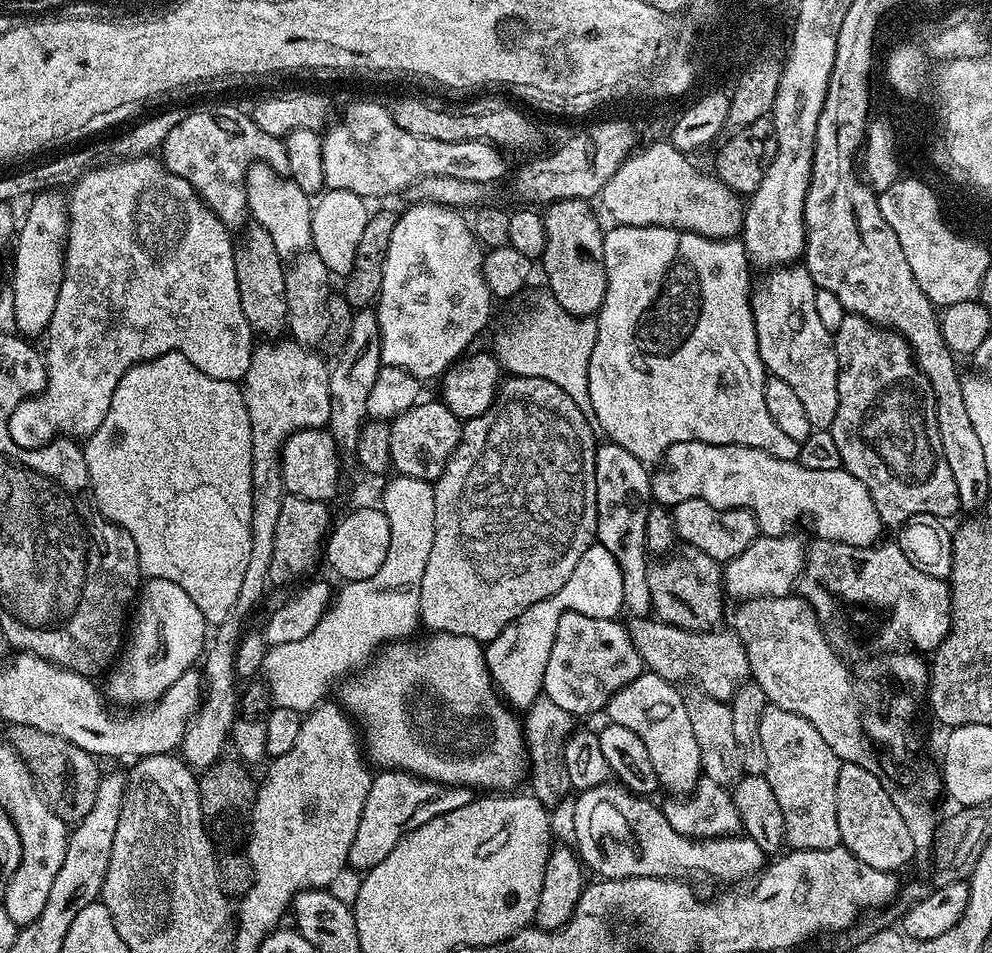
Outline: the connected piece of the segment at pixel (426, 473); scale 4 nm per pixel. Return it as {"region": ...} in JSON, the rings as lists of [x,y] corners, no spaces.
{"region":[[[425,399],[391,421],[390,458],[392,468],[401,476],[435,482],[460,441],[462,421],[439,399]]]}

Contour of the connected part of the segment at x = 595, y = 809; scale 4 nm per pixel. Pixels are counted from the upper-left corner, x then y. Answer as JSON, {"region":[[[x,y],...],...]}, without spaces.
{"region":[[[616,782],[594,786],[576,796],[574,848],[589,873],[597,872],[595,875],[605,880],[631,876],[709,876],[712,880],[744,882],[765,867],[765,852],[750,837],[733,834],[711,840],[694,840],[691,836],[678,834],[678,830],[666,822],[663,811],[648,800],[651,799]]]}

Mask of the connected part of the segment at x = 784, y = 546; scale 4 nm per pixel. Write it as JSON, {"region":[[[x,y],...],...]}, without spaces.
{"region":[[[796,534],[787,536],[757,535],[756,540],[750,542],[750,546],[746,546],[746,550],[742,550],[742,554],[738,554],[733,560],[729,560],[723,565],[724,595],[731,599],[733,596],[736,602],[754,600],[757,596],[787,596],[795,589],[792,588],[795,584],[797,587],[798,581],[801,579],[805,559],[805,541],[800,541]]]}

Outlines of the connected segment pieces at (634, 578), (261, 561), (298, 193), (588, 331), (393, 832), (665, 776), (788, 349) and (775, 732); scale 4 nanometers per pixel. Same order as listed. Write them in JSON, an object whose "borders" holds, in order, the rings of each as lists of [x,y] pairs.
{"borders":[[[[604,442],[596,449],[594,458],[596,467],[596,505],[598,518],[596,519],[596,540],[618,562],[622,570],[622,590],[624,591],[624,608],[632,616],[646,616],[652,612],[650,598],[650,582],[648,581],[648,539],[646,538],[646,518],[649,508],[653,507],[652,477],[649,469],[630,450],[622,450],[622,446],[611,442]]],[[[284,338],[279,342],[264,342],[252,353],[250,370],[246,370],[242,381],[244,393],[244,405],[250,418],[252,427],[252,553],[250,562],[246,562],[246,574],[242,574],[242,586],[238,589],[238,598],[232,607],[232,615],[215,625],[216,637],[211,637],[210,646],[205,647],[202,653],[202,695],[200,706],[195,716],[188,722],[188,729],[180,739],[179,755],[185,764],[193,770],[203,770],[215,764],[221,759],[220,752],[226,748],[229,741],[232,725],[238,719],[238,692],[236,696],[236,684],[238,677],[234,670],[234,658],[236,657],[236,643],[241,638],[242,627],[238,616],[244,616],[256,602],[263,596],[264,587],[269,587],[268,571],[270,570],[270,554],[274,552],[274,530],[278,522],[278,510],[282,508],[282,502],[286,495],[282,474],[280,473],[280,450],[295,432],[301,432],[307,428],[324,428],[330,418],[330,386],[328,385],[329,365],[325,357],[319,351],[309,350],[291,339]]],[[[267,162],[249,164],[248,173],[244,175],[244,199],[251,219],[253,216],[259,228],[270,234],[270,242],[274,242],[274,250],[281,258],[296,256],[311,245],[313,201],[309,193],[281,175],[273,165]]],[[[543,294],[521,316],[516,316],[496,336],[494,355],[501,369],[508,376],[526,376],[528,378],[546,378],[546,382],[554,382],[576,404],[581,406],[588,403],[588,363],[590,350],[594,350],[596,337],[596,322],[592,318],[572,316],[551,294]]],[[[377,771],[372,777],[370,794],[366,794],[366,806],[362,806],[362,818],[358,818],[358,834],[354,834],[354,842],[350,842],[348,867],[361,874],[369,872],[386,858],[386,854],[390,854],[390,850],[394,850],[394,846],[398,846],[407,832],[430,822],[430,818],[438,818],[438,814],[458,810],[458,806],[466,806],[473,799],[471,788],[453,788],[423,780],[413,772]]],[[[643,671],[634,682],[622,686],[622,690],[608,699],[606,705],[607,719],[618,726],[626,726],[626,730],[634,730],[638,738],[642,738],[642,746],[646,746],[650,754],[650,763],[654,765],[659,787],[669,788],[672,794],[687,794],[696,787],[702,775],[700,771],[700,755],[698,754],[698,741],[694,738],[694,729],[690,727],[690,714],[686,710],[686,696],[679,692],[673,681],[662,678],[650,671]]],[[[781,266],[773,268],[760,285],[753,287],[750,292],[752,301],[752,317],[754,330],[758,338],[758,354],[762,358],[765,369],[771,375],[782,378],[782,382],[790,385],[798,394],[806,418],[810,418],[813,429],[831,429],[834,414],[838,414],[838,358],[836,357],[836,342],[833,333],[822,326],[818,318],[818,310],[814,307],[816,284],[810,278],[808,269],[803,266]]],[[[768,704],[761,720],[761,736],[763,753],[766,754],[766,768],[764,777],[770,782],[770,790],[774,798],[778,798],[778,810],[782,810],[784,823],[784,839],[787,847],[792,850],[826,850],[840,844],[838,834],[838,770],[841,761],[826,746],[822,734],[806,722],[798,714],[790,710],[782,710],[778,706]]]]}

